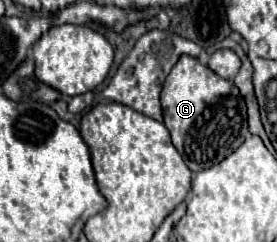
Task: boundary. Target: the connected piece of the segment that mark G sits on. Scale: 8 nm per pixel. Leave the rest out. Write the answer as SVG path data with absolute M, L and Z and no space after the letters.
M182 56L162 86L164 126L170 132L174 148L182 154L192 172L206 170L226 154L232 154L248 136L246 104L234 82L220 78L208 66L202 66L192 56Z

